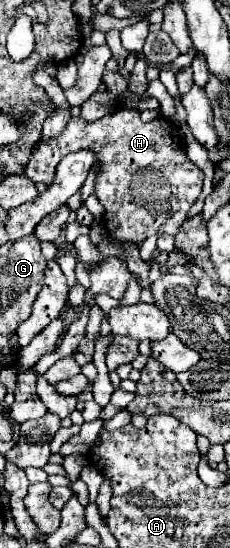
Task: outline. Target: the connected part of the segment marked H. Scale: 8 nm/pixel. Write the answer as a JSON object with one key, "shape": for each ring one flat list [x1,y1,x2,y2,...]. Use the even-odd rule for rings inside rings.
{"shape":[[118,108,114,114,108,114,92,124,84,122,82,118,70,118,66,128,56,138,42,138,38,142,38,146,34,146,24,174,32,182,36,182,36,184,42,182,48,186,54,180,58,162,66,154,78,152,78,150,92,150,96,154,94,162,100,162,96,184,94,184,94,194,96,194,98,202,104,206,104,226,112,238,116,238,120,242,140,244,142,240,146,240,152,234,156,234,156,236,162,236,162,234,176,236,178,234,178,228,186,220,188,208,200,196,204,174,188,160,188,156,182,148,180,132,170,120,156,118,152,122,142,122,140,112,128,110,128,108]]}

